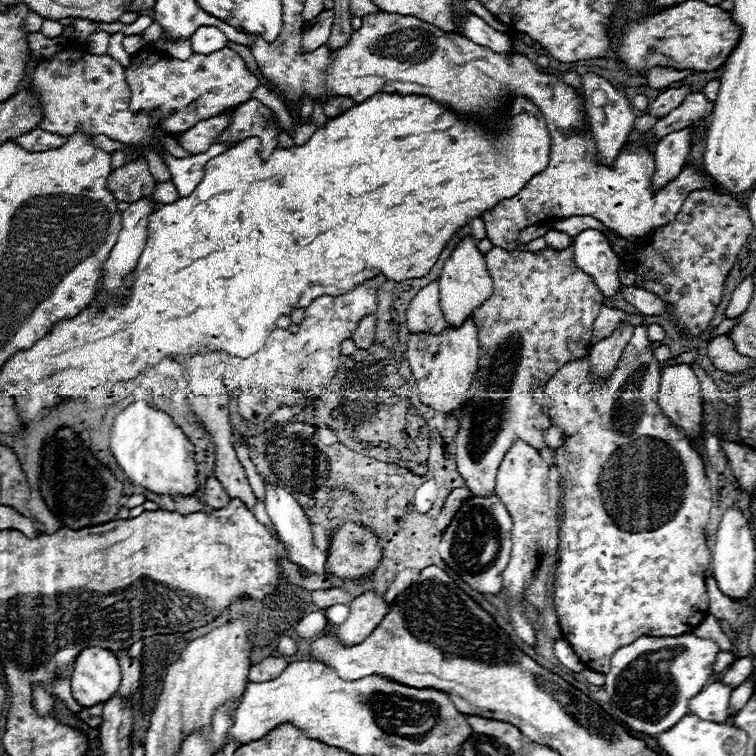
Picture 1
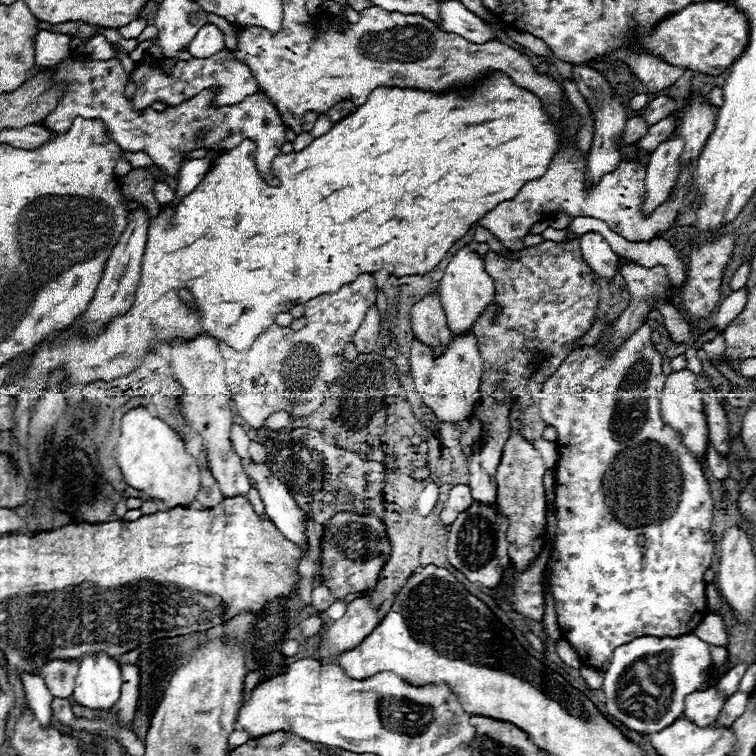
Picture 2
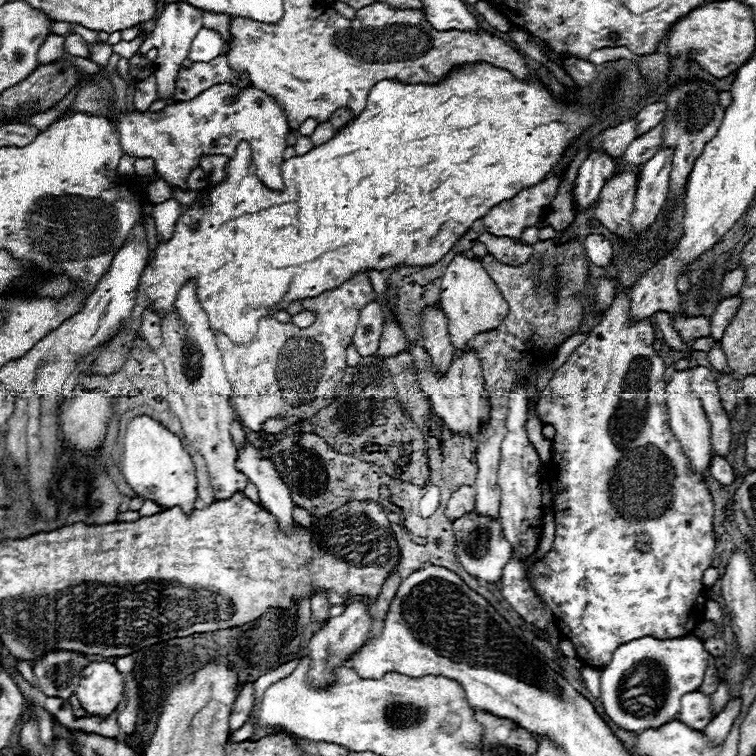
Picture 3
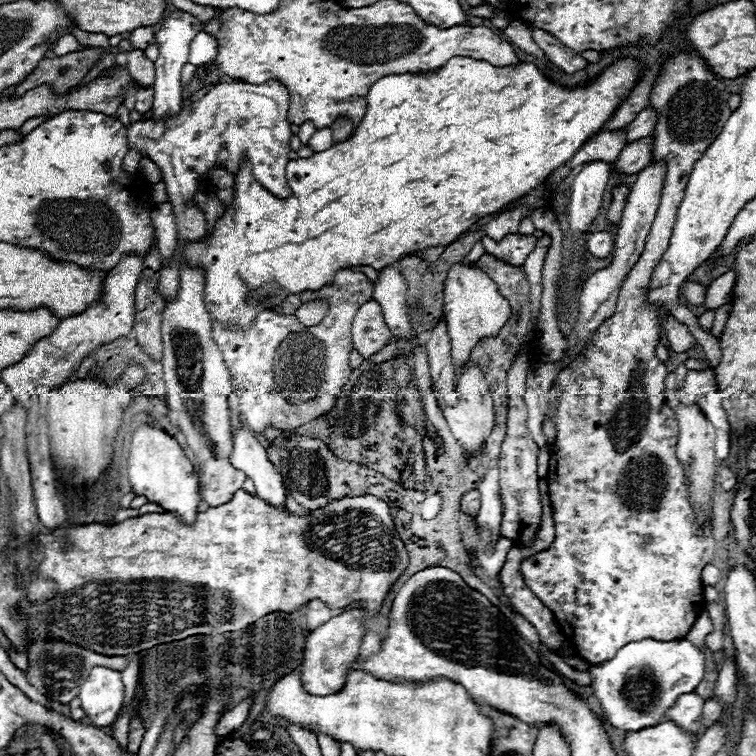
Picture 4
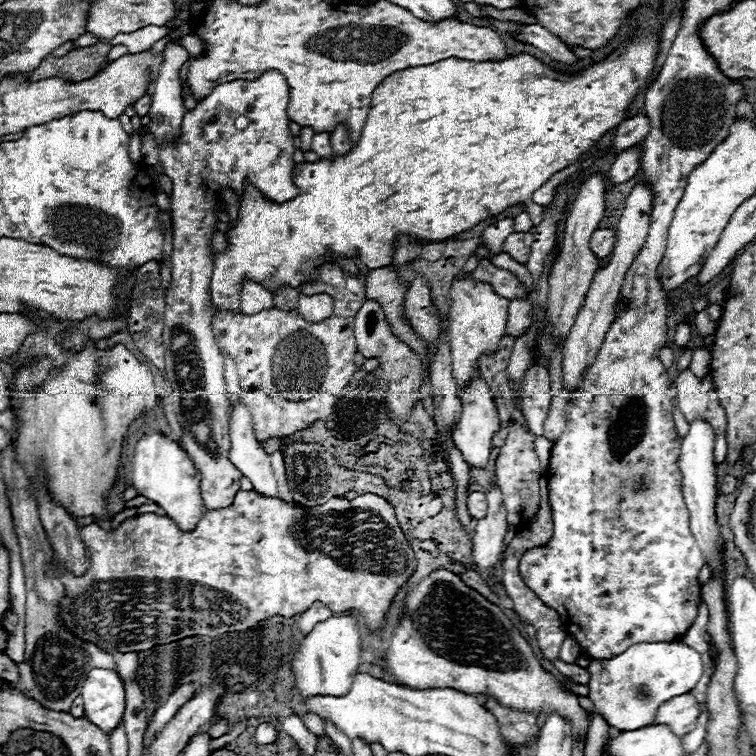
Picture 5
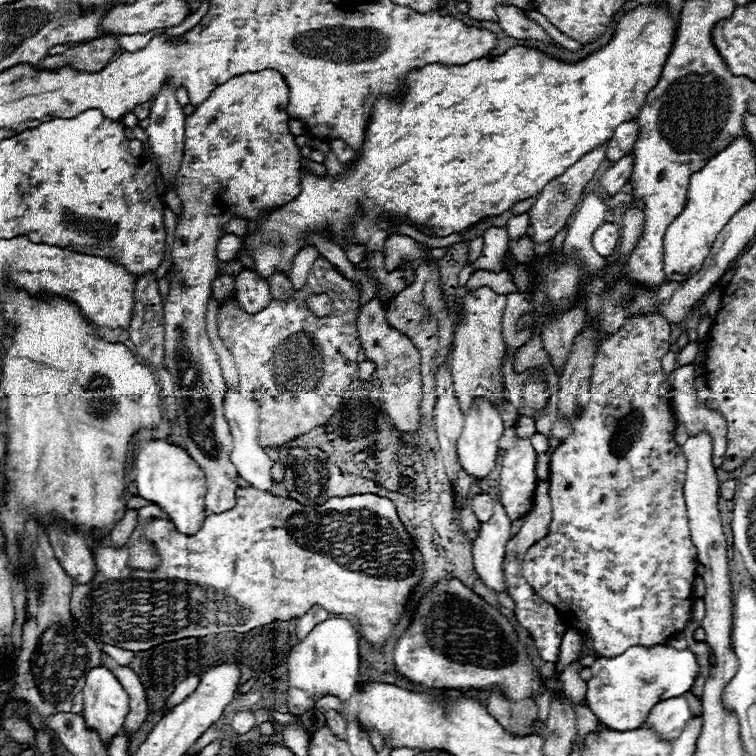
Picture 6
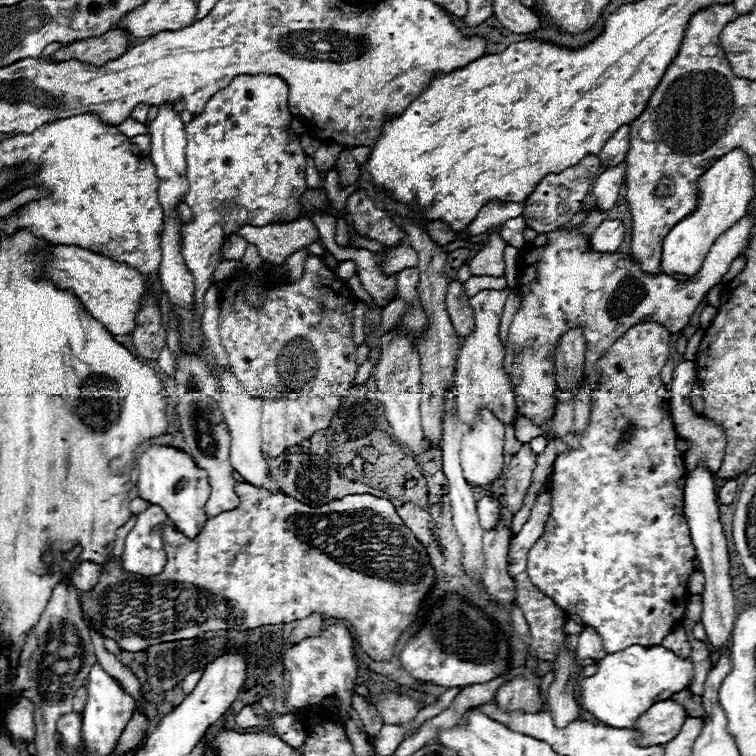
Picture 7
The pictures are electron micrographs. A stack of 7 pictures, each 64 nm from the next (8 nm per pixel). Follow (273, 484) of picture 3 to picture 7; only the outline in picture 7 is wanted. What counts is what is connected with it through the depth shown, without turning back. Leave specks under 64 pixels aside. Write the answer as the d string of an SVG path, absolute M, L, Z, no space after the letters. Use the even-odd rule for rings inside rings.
M220 370L220 410L224 414L224 422L230 432L230 464L234 470L248 482L258 488L266 484L268 478L268 464L266 456L260 448L260 424L262 424L262 402L260 398L252 398L244 388L240 388L238 380L232 374Z

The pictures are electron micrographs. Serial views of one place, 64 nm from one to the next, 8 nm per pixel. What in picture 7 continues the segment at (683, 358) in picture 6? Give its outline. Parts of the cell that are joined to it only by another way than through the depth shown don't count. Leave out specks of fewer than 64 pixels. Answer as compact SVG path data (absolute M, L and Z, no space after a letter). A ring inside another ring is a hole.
M699 328L693 336L688 340L687 348L682 358L686 361L694 361L696 354L698 352L699 345L701 343L702 337L704 335L704 330Z

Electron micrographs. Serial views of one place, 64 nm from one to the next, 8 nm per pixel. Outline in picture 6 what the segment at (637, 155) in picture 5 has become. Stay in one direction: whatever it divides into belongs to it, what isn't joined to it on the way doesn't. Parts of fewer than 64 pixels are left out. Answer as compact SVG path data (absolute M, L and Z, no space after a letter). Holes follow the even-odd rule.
M634 154L620 158L612 168L604 172L604 176L600 178L600 188L610 196L616 194L630 180L632 168L634 168Z

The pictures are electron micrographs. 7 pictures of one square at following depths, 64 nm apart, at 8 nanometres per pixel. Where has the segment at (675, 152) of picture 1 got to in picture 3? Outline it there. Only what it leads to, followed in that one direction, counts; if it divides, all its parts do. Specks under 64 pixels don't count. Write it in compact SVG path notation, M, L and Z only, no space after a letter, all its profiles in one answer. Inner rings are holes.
M660 148L642 166L634 202L634 214L632 214L632 226L636 230L648 228L660 214L670 192L672 158L674 158L674 148Z

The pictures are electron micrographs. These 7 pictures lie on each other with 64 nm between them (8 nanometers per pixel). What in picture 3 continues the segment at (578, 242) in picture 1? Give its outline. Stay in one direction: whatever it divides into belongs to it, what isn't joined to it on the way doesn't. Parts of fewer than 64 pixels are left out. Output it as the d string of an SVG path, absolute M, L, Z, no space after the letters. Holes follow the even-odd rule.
M590 234L584 238L584 250L586 256L590 258L590 262L598 268L606 268L612 264L614 258L614 250L612 250L612 242L602 236L602 234Z

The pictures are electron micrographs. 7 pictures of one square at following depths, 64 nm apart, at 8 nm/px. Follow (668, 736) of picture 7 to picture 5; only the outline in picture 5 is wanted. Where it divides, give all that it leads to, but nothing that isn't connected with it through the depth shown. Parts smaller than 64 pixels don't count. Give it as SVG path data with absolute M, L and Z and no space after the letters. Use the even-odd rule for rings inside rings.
M688 692L688 694L682 694L680 698L672 698L672 702L666 702L664 706L660 706L656 722L668 724L672 728L672 732L682 736L682 734L688 734L694 730L696 720L700 716L700 708L702 708L700 702Z

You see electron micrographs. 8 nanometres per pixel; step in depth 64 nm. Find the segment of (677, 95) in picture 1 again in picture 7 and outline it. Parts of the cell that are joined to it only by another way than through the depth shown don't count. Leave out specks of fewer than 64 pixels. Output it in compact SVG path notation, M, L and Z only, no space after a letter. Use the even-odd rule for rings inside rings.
M622 124L600 150L600 164L604 168L618 166L628 156L628 148L630 148L630 124Z

